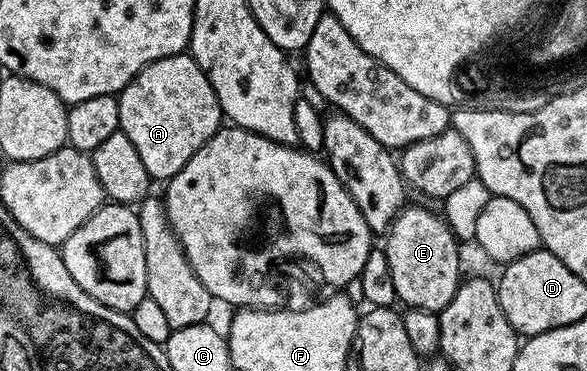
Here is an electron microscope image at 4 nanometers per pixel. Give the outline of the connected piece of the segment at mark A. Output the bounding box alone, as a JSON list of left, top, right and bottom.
[118,53,222,179]

